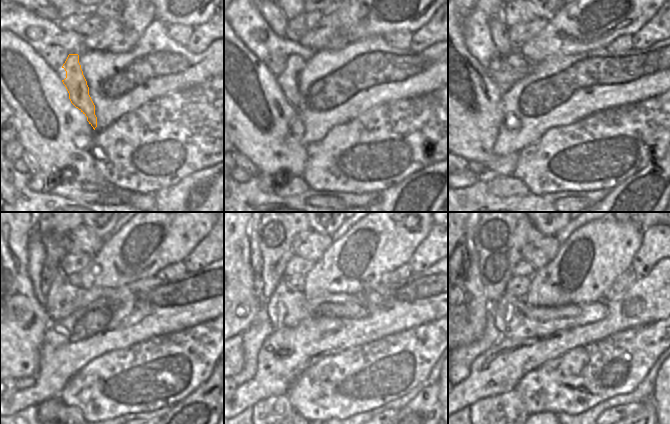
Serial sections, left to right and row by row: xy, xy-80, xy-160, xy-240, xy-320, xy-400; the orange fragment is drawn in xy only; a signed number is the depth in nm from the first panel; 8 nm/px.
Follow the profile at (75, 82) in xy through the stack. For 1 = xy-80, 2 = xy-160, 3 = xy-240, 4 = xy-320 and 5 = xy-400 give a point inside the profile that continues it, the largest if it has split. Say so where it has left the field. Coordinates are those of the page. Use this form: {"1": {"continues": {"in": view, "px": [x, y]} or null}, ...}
{"1": {"continues": {"in": "xy-80", "px": [296, 64]}}, "2": {"continues": {"in": "xy-160", "px": [516, 60]}}, "3": {"continues": {"in": "xy-240", "px": [73, 286]}}, "4": {"continues": {"in": "xy-320", "px": [296, 284]}}, "5": {"continues": {"in": "xy-400", "px": [518, 286]}}}

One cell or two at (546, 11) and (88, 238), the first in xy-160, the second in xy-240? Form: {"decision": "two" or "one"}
{"decision": "two"}

